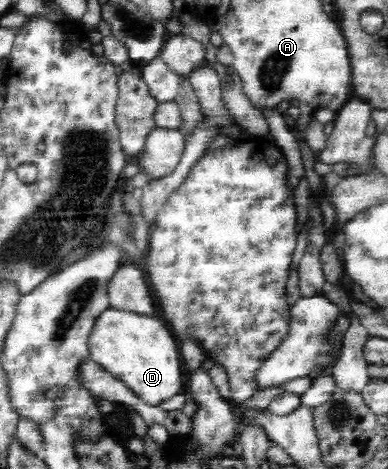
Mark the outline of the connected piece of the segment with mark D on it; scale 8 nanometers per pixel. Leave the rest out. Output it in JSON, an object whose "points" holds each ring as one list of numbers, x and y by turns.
{"points":[[108,306,96,318,90,331,87,344,89,358,124,382,147,408,153,408,160,405,162,400,180,394,186,386,186,382,176,384,182,378,182,370,178,366,176,342,172,333,161,320]]}

